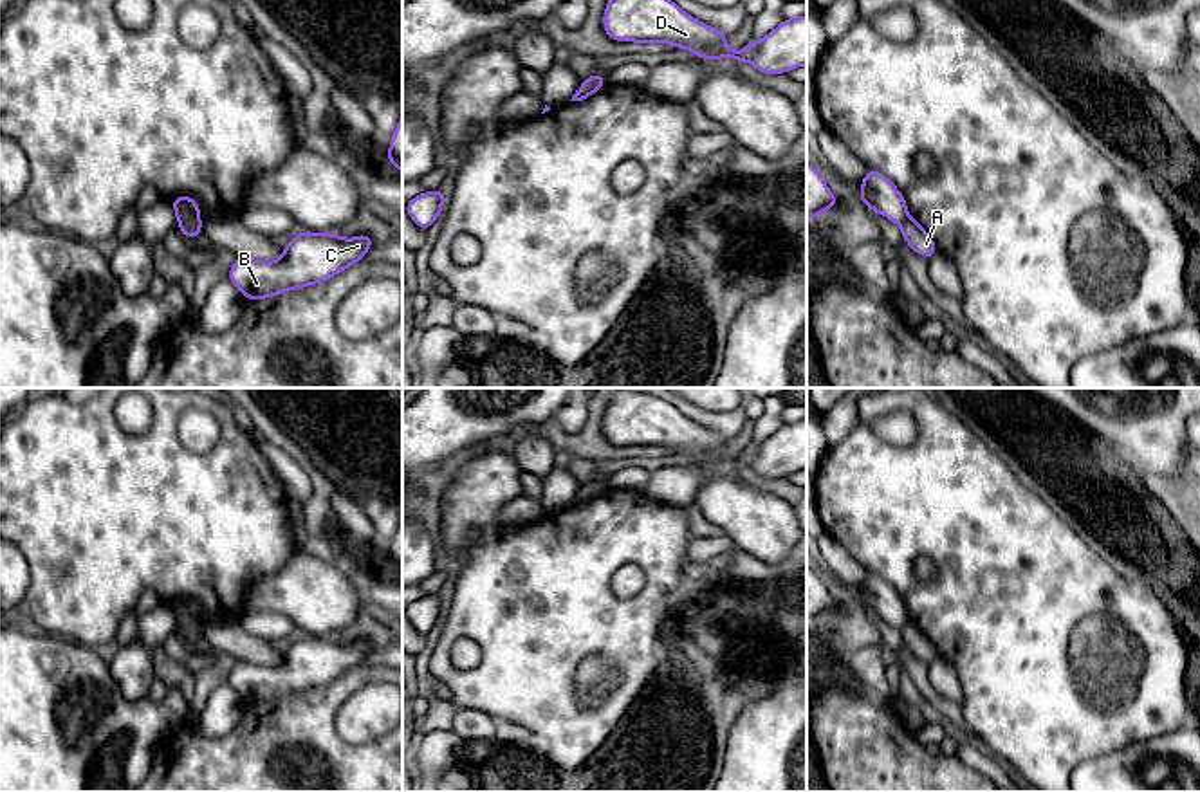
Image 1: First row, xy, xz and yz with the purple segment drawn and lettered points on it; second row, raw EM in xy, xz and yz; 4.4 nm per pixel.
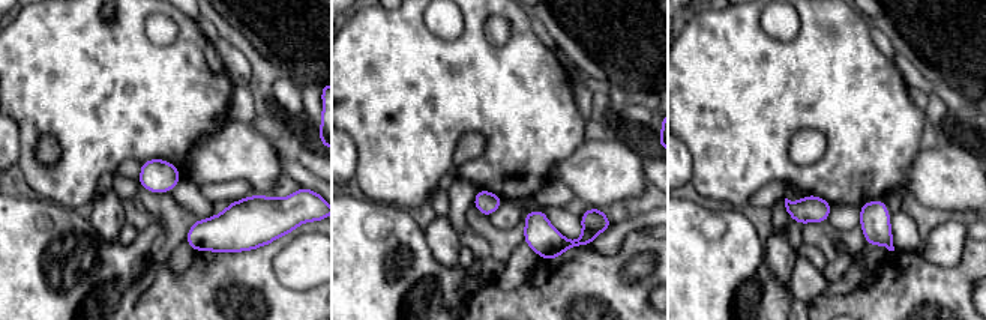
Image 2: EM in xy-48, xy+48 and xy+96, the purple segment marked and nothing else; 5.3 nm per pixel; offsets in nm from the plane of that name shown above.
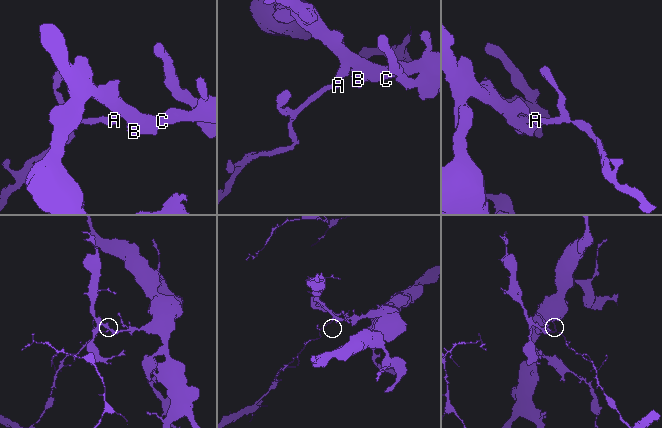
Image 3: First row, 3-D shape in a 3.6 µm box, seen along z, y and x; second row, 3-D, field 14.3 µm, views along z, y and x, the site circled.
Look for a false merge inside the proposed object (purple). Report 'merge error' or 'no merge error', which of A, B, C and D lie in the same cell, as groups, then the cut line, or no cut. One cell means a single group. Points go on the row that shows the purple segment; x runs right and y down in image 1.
merge error | A / B C D | xy (199, 219), (179, 222)

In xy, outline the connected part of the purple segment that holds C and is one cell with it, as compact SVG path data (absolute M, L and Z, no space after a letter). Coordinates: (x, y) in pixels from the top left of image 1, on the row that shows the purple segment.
M301 231L287 242L278 262L236 256L229 281L247 301L274 298L287 290L323 283L361 262L377 242L359 233L348 240L336 233Z

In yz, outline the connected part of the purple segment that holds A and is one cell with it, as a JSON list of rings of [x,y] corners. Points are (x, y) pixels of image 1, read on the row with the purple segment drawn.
[[[908,216],[904,224],[900,224],[902,240],[922,258],[931,260],[938,251],[935,240],[926,233],[926,229]]]

